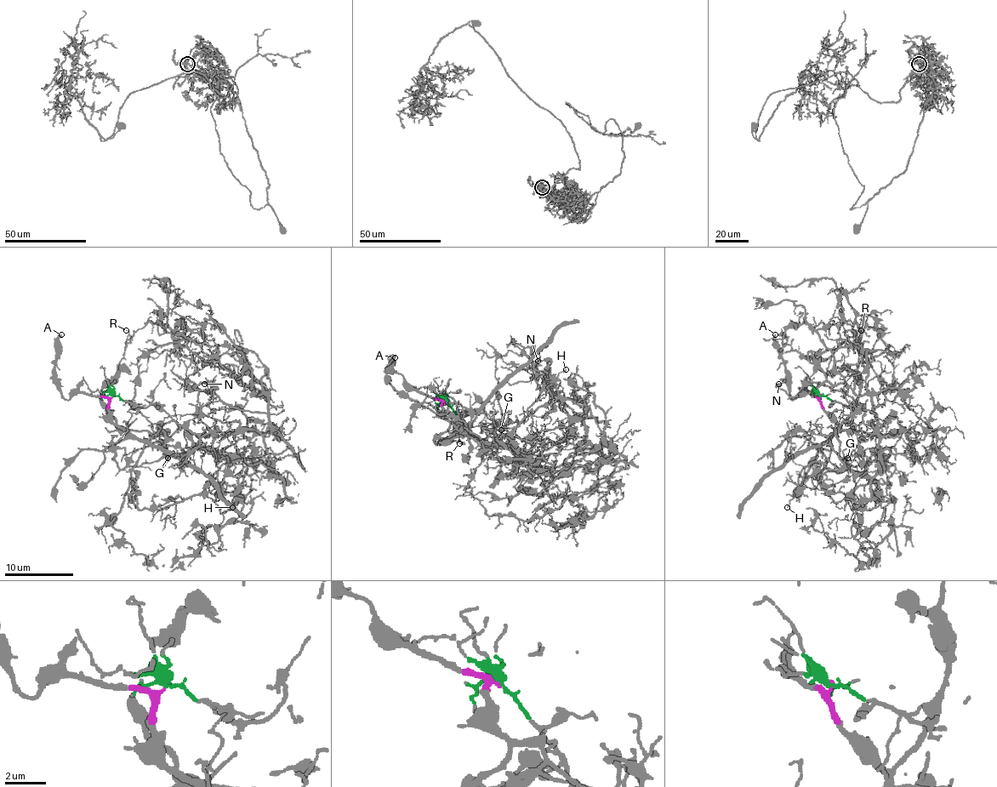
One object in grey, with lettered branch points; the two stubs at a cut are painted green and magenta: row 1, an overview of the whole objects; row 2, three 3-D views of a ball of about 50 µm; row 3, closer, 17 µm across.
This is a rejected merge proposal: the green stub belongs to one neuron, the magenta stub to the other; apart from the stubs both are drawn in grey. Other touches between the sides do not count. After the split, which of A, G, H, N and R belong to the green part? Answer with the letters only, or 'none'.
G, H, N

